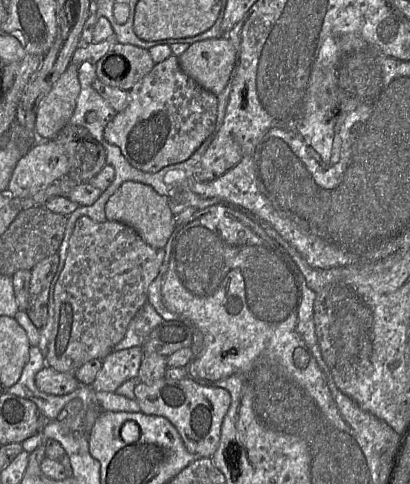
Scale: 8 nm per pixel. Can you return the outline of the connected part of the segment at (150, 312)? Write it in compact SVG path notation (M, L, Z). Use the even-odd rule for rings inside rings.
M146 302L130 321L124 338L114 347L114 351L141 347L152 330L163 321L156 309Z

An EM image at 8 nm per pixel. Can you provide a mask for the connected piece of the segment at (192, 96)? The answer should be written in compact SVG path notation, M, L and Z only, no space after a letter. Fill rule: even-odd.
M173 54L155 64L128 93L127 107L116 113L103 136L141 171L155 173L186 161L216 129L217 97L185 74Z

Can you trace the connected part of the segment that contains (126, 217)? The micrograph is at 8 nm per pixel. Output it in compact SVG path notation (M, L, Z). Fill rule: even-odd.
M140 182L122 183L107 201L105 214L108 221L125 223L134 228L148 245L156 249L166 246L176 226L166 198L159 195L151 186Z

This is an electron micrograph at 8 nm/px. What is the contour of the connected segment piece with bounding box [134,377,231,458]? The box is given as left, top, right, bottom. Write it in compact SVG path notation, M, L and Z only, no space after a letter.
M163 377L153 383L138 381L134 394L140 412L168 419L179 432L188 452L196 458L211 457L214 454L220 439L222 421L231 402L227 390L200 385L190 378L172 380Z

